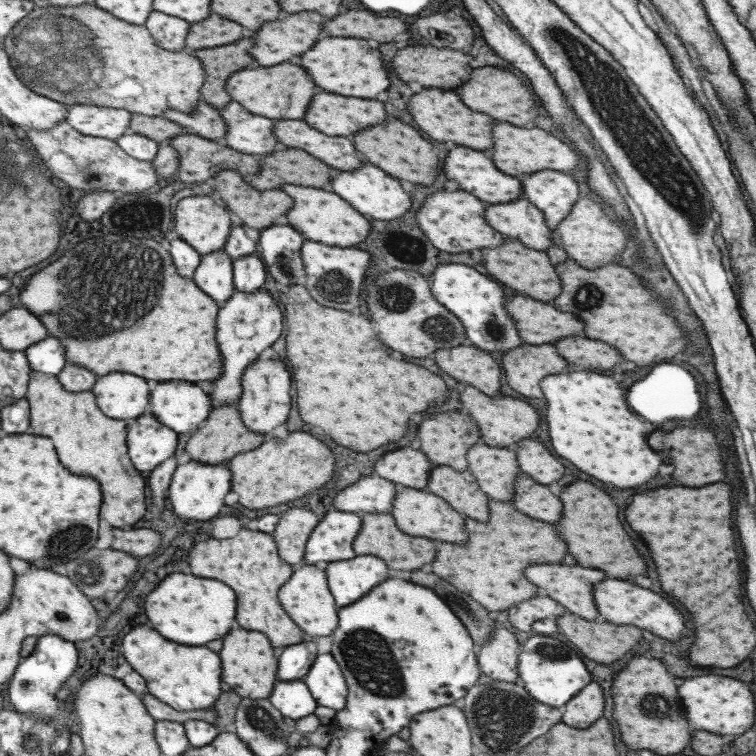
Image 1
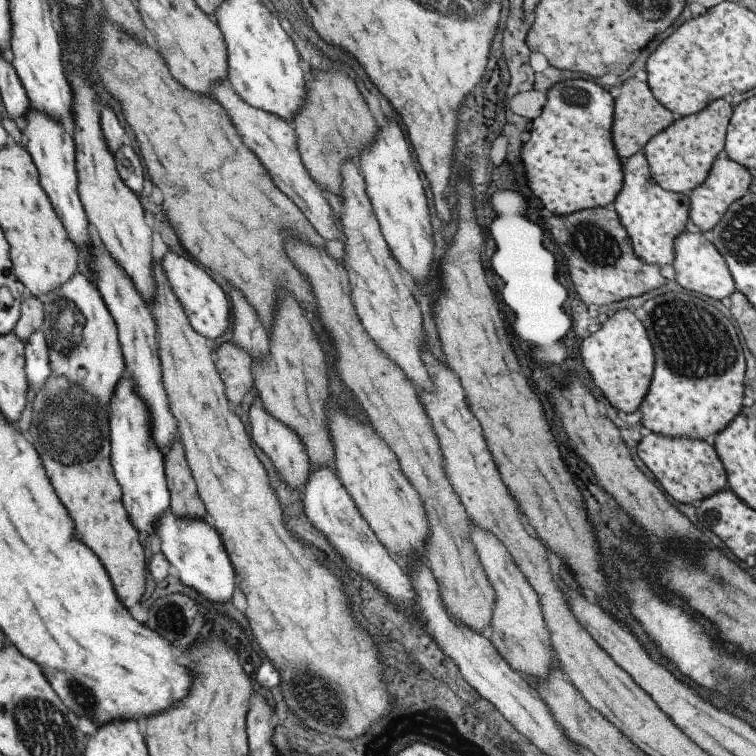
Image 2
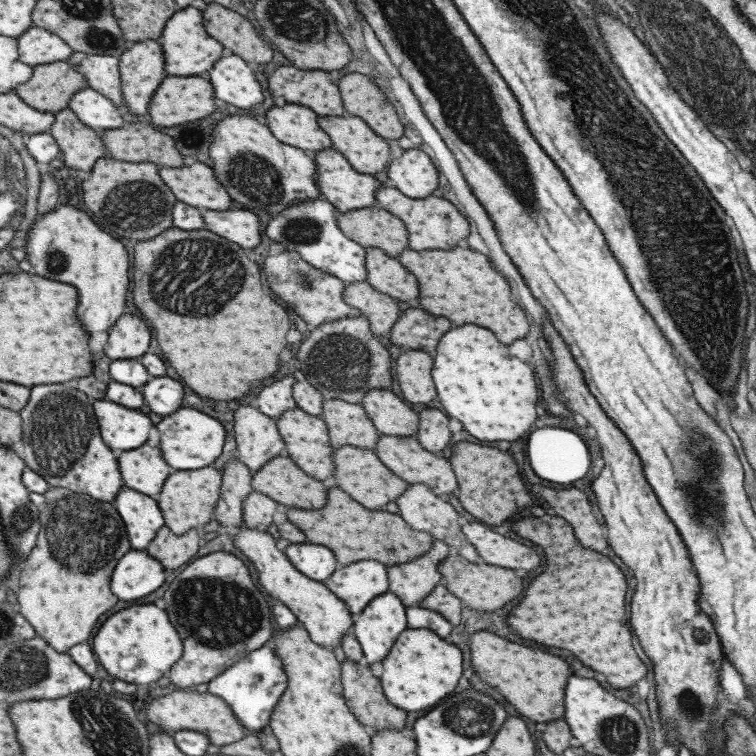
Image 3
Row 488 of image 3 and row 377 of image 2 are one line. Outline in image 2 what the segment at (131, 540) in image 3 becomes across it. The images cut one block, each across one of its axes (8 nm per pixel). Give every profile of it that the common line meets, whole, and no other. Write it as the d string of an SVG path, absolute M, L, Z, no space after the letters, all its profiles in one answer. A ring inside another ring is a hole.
M126 373L114 386L109 404L110 463L122 492L122 505L137 532L154 532L158 516L168 509L169 493L164 475L164 456L151 436L147 404L133 392L132 378Z

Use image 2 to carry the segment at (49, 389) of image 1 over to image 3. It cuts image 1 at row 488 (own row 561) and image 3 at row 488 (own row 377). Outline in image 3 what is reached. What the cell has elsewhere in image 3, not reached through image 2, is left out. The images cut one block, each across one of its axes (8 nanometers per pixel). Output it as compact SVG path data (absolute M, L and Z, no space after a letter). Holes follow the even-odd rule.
M49 486L42 495L45 503L38 507L40 531L35 548L31 548L19 572L15 608L31 624L37 637L41 637L55 652L66 653L71 646L85 642L99 616L117 602L107 584L113 566L131 546L124 522L112 503L55 486Z

